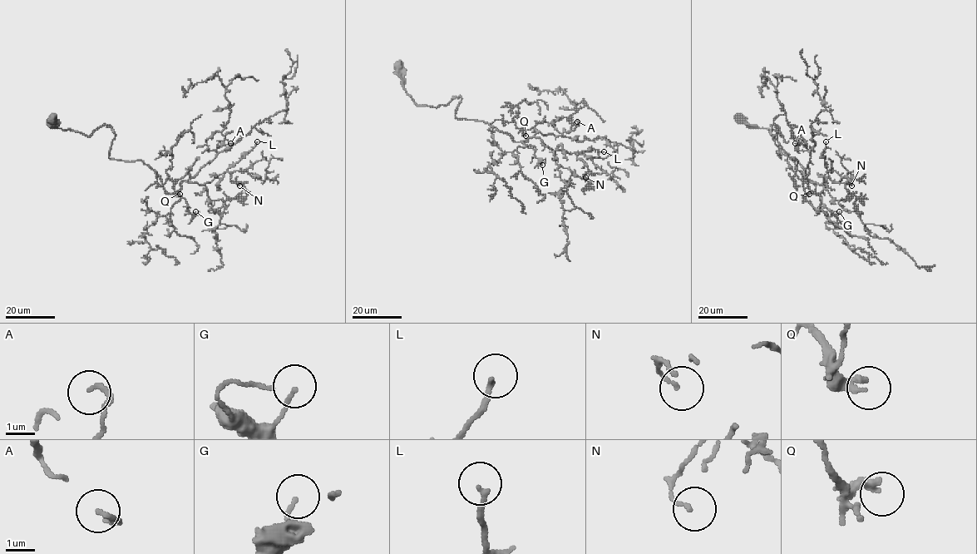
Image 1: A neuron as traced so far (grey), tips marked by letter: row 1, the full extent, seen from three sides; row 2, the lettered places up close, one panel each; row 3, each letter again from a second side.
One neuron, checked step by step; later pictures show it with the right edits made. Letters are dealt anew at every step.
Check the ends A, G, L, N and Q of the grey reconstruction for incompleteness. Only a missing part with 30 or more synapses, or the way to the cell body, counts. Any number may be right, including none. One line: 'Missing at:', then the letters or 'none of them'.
Missing at: none of them

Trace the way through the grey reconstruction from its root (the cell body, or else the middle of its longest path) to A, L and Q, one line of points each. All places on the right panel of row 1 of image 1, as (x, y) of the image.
A: (816, 193), (816, 185), (806, 177), (809, 170), (810, 151), (805, 145), (795, 143)
L: (816, 193), (816, 185), (811, 180), (821, 185), (828, 177), (823, 155), (826, 141)
Q: (816, 193), (816, 185), (801, 172), (803, 190), (809, 194)

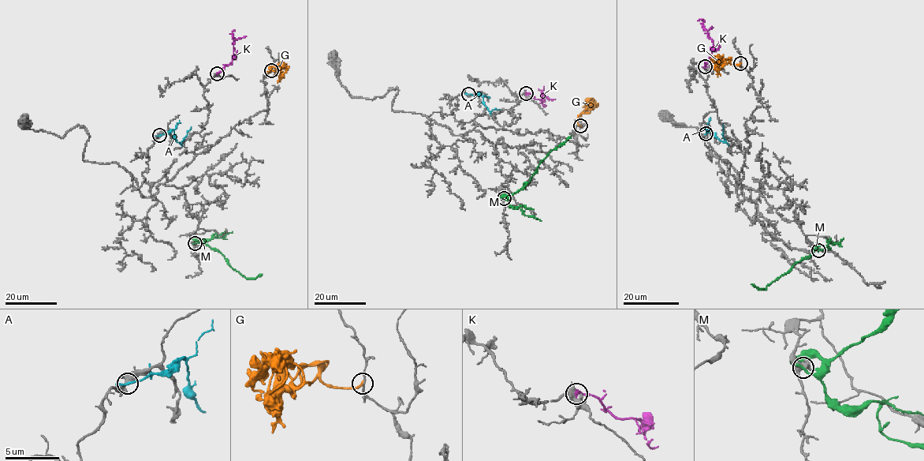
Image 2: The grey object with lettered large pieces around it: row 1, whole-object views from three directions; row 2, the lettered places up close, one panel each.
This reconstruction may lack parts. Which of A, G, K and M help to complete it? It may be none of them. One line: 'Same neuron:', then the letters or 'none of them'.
Same neuron: K

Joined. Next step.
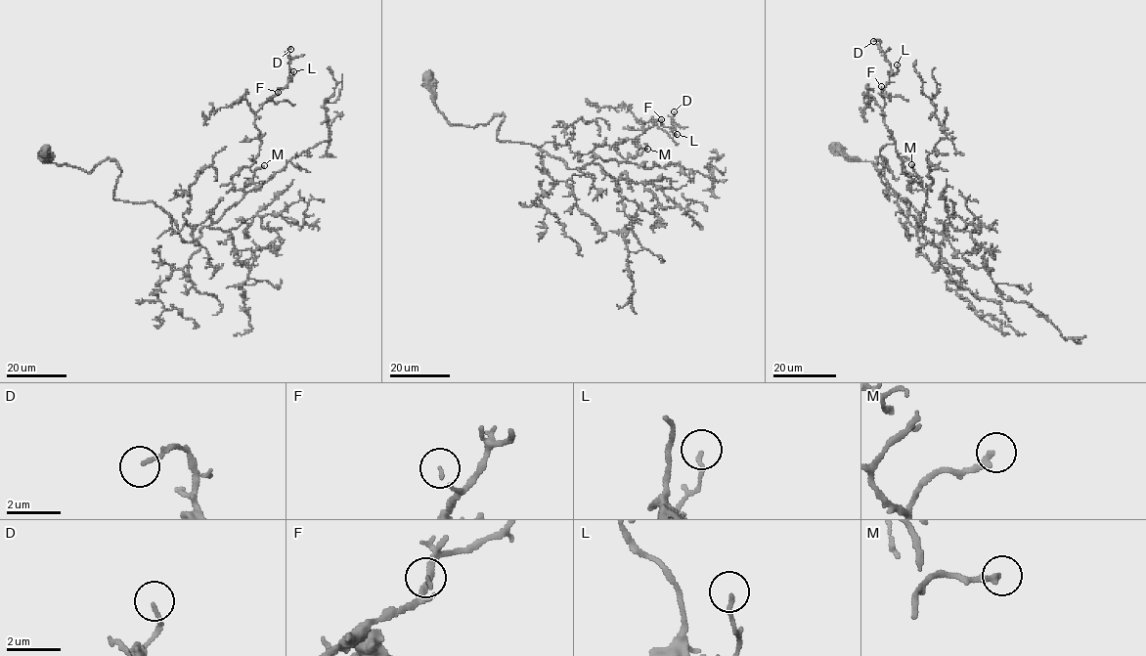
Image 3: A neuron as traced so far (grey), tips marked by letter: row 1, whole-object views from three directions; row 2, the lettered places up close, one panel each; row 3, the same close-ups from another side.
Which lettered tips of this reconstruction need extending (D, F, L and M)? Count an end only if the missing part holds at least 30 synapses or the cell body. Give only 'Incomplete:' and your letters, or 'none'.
Incomplete: M

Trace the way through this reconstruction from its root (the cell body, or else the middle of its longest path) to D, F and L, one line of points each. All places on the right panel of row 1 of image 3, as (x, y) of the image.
D: (933, 244), (921, 224), (926, 191), (903, 169), (884, 123), (882, 90), (891, 65), (879, 40), (873, 41)
F: (933, 244), (933, 235), (921, 224), (927, 194), (896, 152), (883, 119), (881, 86)
L: (933, 244), (921, 224), (926, 191), (903, 169), (883, 119), (882, 90), (897, 65)

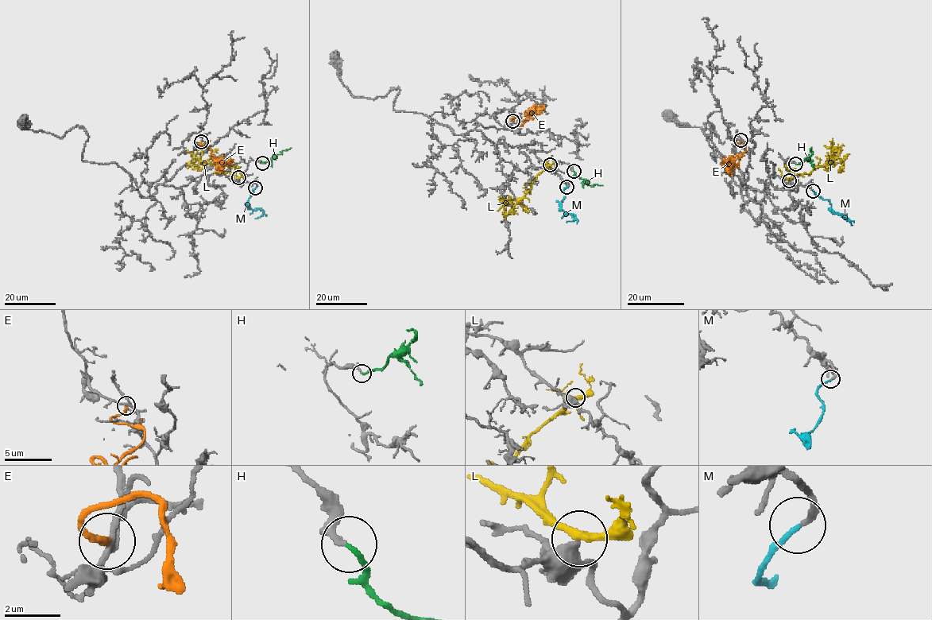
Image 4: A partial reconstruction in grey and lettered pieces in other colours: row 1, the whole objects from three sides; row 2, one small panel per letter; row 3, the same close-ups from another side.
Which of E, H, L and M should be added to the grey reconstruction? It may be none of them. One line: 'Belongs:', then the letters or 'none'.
Belongs: H, M

